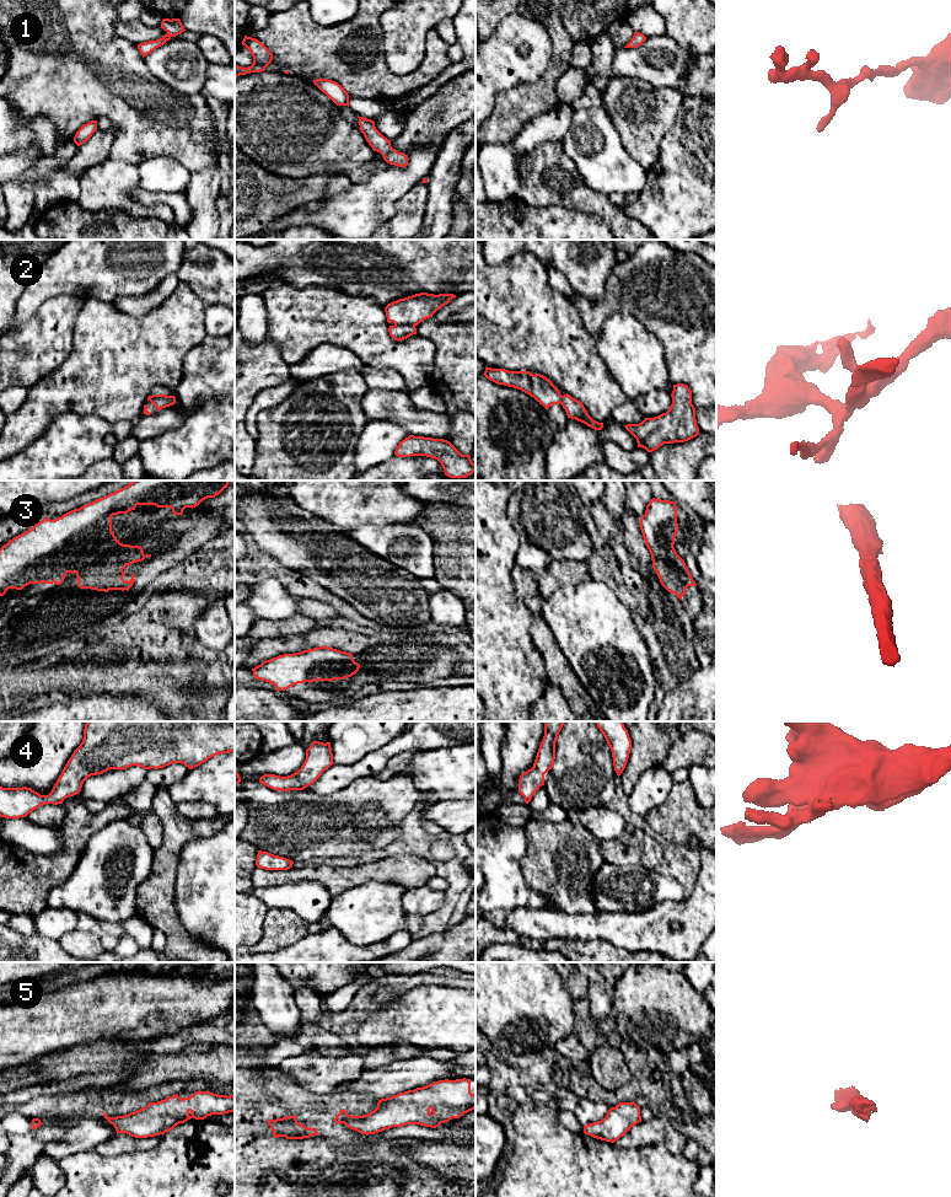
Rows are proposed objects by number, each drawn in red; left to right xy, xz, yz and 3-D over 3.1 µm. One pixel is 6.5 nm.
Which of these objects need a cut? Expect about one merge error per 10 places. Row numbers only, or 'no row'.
no row

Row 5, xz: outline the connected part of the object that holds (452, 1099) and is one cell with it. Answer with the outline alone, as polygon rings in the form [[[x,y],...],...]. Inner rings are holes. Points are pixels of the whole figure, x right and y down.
[[[445,1079],[381,1099],[377,1107],[367,1115],[350,1116],[343,1109],[334,1122],[369,1136],[405,1124],[436,1128],[474,1109],[476,1095],[471,1093],[471,1080]]]

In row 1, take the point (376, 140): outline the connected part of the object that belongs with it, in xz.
[[[359,117],[360,130],[364,134],[366,141],[382,155],[383,160],[389,165],[405,167],[408,165],[408,157],[404,152],[398,152],[391,146],[391,140],[385,138],[375,127],[375,122],[364,117]]]

